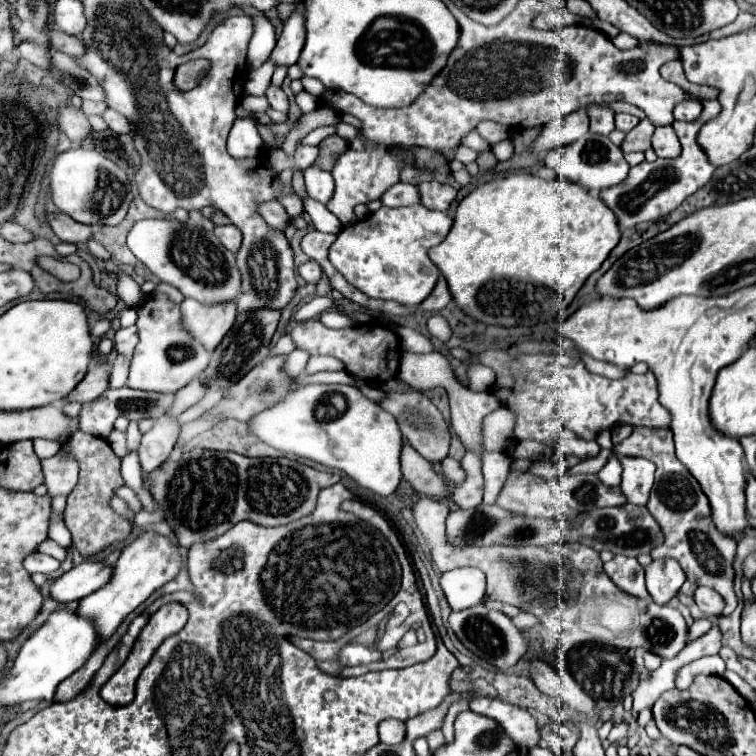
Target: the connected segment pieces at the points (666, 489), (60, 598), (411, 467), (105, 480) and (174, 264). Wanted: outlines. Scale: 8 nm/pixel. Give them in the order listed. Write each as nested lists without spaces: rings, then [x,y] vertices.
[[[634,427],[632,435],[616,445],[616,451],[630,457],[644,457],[656,465],[656,481],[646,507],[660,523],[666,541],[662,547],[656,547],[652,551],[652,559],[674,557],[682,565],[688,581],[712,587],[722,597],[726,597],[724,615],[730,615],[738,607],[738,597],[734,593],[736,541],[716,531],[710,519],[710,505],[706,495],[702,493],[698,481],[686,471],[686,467],[674,455],[674,441],[670,429]]]
[[[94,561],[80,563],[72,567],[68,573],[52,581],[50,597],[60,605],[70,601],[80,601],[82,597],[106,585],[110,581],[110,575],[112,575],[112,569],[102,563],[94,563]]]
[[[404,443],[404,447],[402,447],[400,465],[402,465],[404,481],[408,481],[418,493],[430,495],[434,499],[444,497],[446,489],[442,485],[442,479],[432,471],[430,463],[408,443]]]
[[[82,431],[70,437],[70,449],[74,451],[76,459],[82,459],[82,465],[80,465],[80,479],[72,489],[72,493],[68,495],[68,505],[64,513],[66,527],[72,533],[72,545],[84,557],[90,557],[130,535],[128,519],[118,515],[110,505],[114,491],[124,485],[120,477],[120,457],[116,457],[108,441],[104,441],[102,437],[92,437],[90,433],[82,433]]]
[[[142,219],[134,223],[134,227],[130,229],[128,247],[160,281],[174,285],[184,297],[192,297],[206,305],[214,305],[214,303],[236,301],[238,295],[242,293],[242,277],[236,265],[236,255],[230,253],[218,241],[218,237],[214,237],[214,233],[204,231],[202,227],[192,227],[176,219]]]

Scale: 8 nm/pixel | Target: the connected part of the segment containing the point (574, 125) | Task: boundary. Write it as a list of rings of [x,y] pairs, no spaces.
[[[578,109],[570,115],[566,115],[564,119],[548,123],[542,129],[540,137],[534,141],[532,151],[544,153],[544,151],[550,151],[554,147],[564,147],[564,145],[580,139],[586,131],[588,131],[588,117],[582,109]]]

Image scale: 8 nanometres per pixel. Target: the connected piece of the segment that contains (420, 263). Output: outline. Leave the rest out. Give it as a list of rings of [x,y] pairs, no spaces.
[[[424,205],[414,207],[380,207],[376,213],[370,213],[366,219],[360,219],[344,229],[340,229],[338,239],[330,247],[330,261],[332,265],[362,293],[378,299],[392,299],[402,305],[420,305],[434,289],[438,281],[438,267],[430,261],[428,249],[438,245],[450,231],[452,217],[442,211],[426,209]]]

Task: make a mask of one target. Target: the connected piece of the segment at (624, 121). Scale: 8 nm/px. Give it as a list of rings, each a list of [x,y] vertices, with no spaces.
[[[616,113],[614,121],[616,121],[616,129],[620,129],[620,131],[624,131],[624,133],[628,133],[632,127],[638,125],[638,117],[628,115],[628,113]]]

